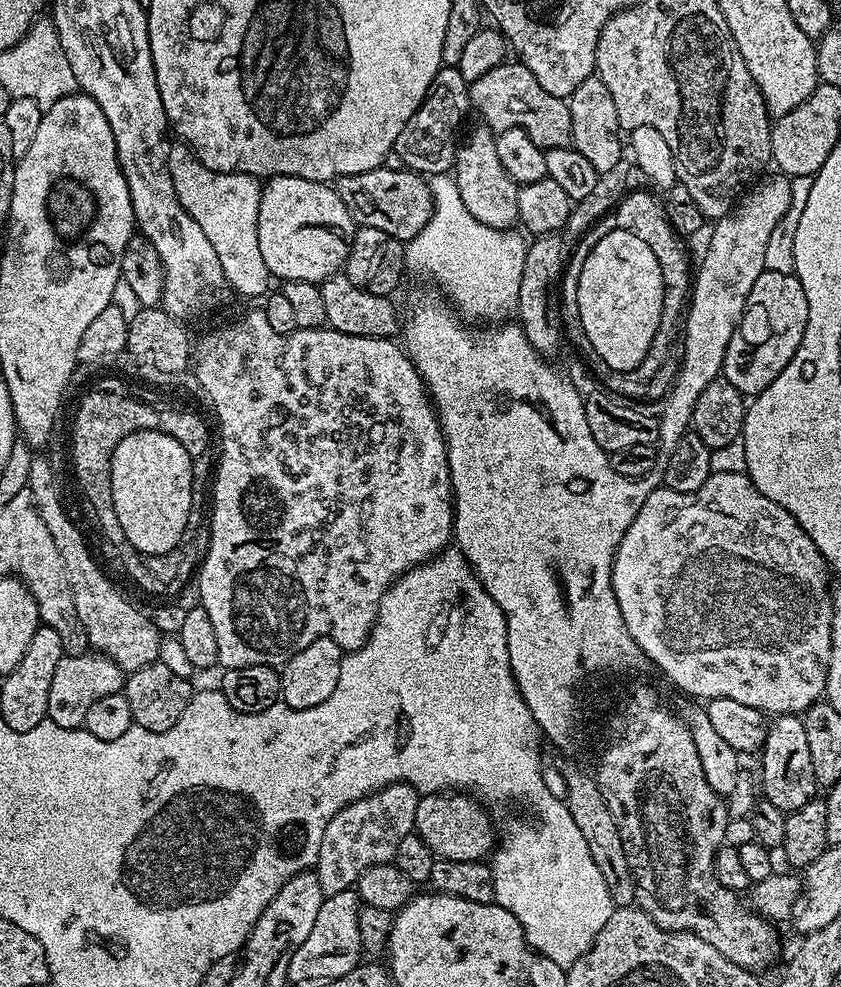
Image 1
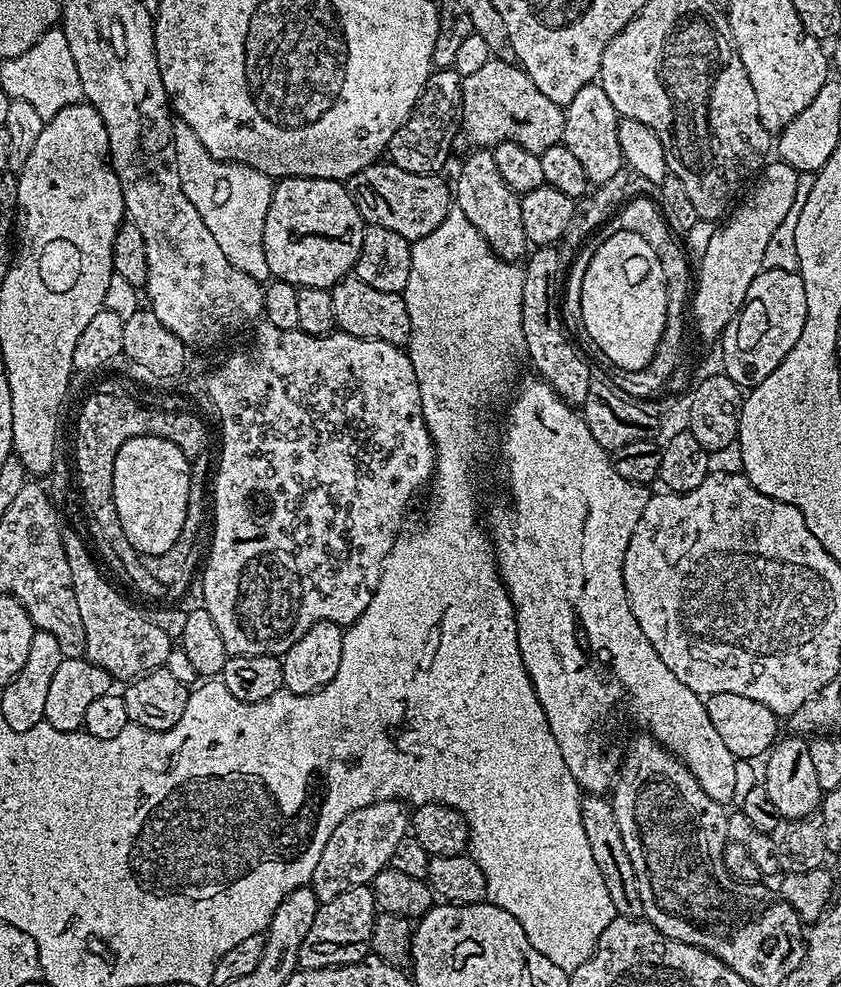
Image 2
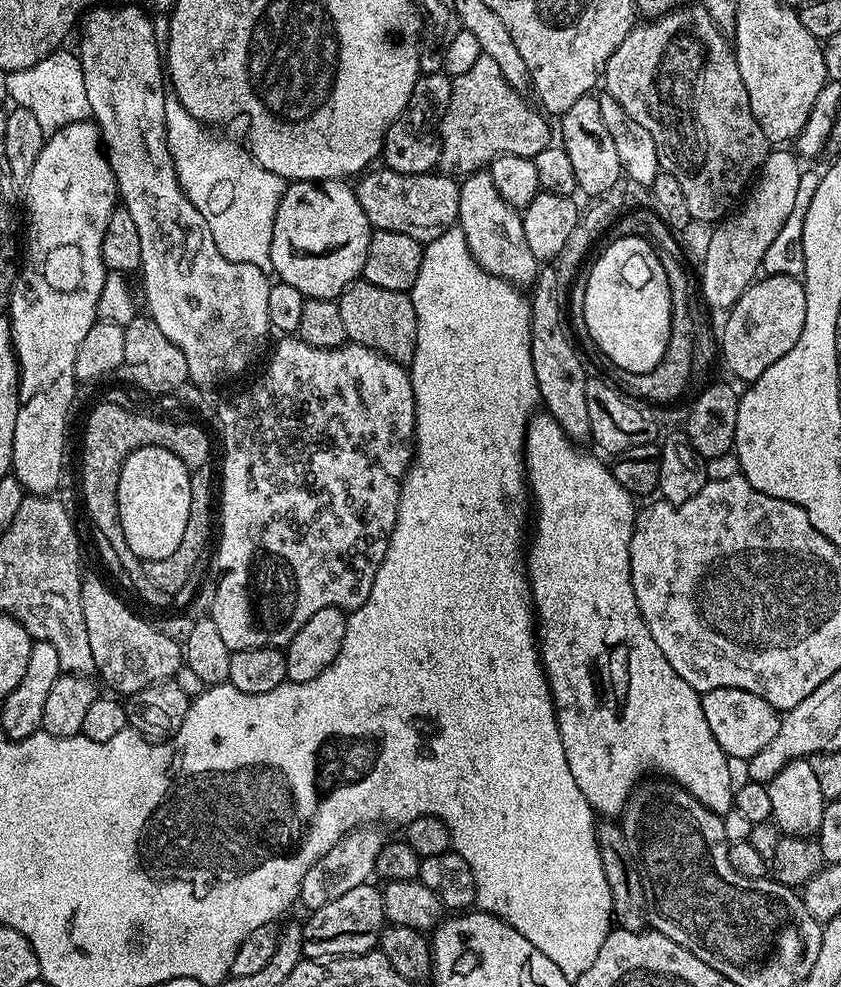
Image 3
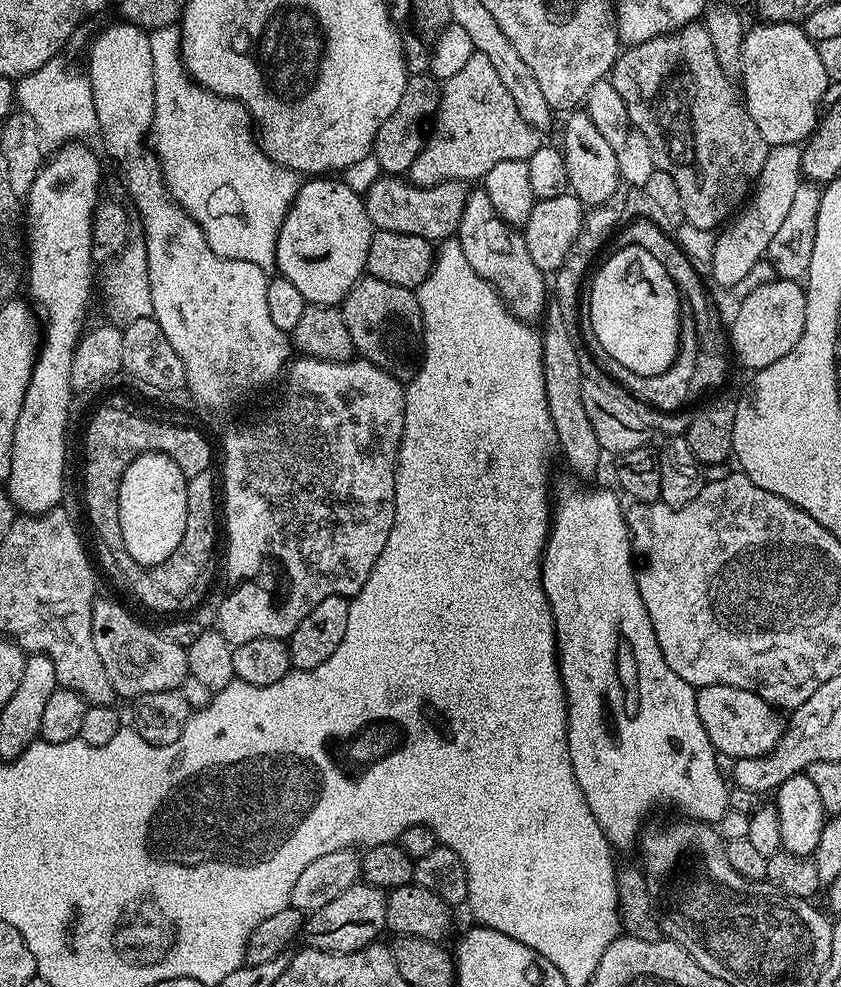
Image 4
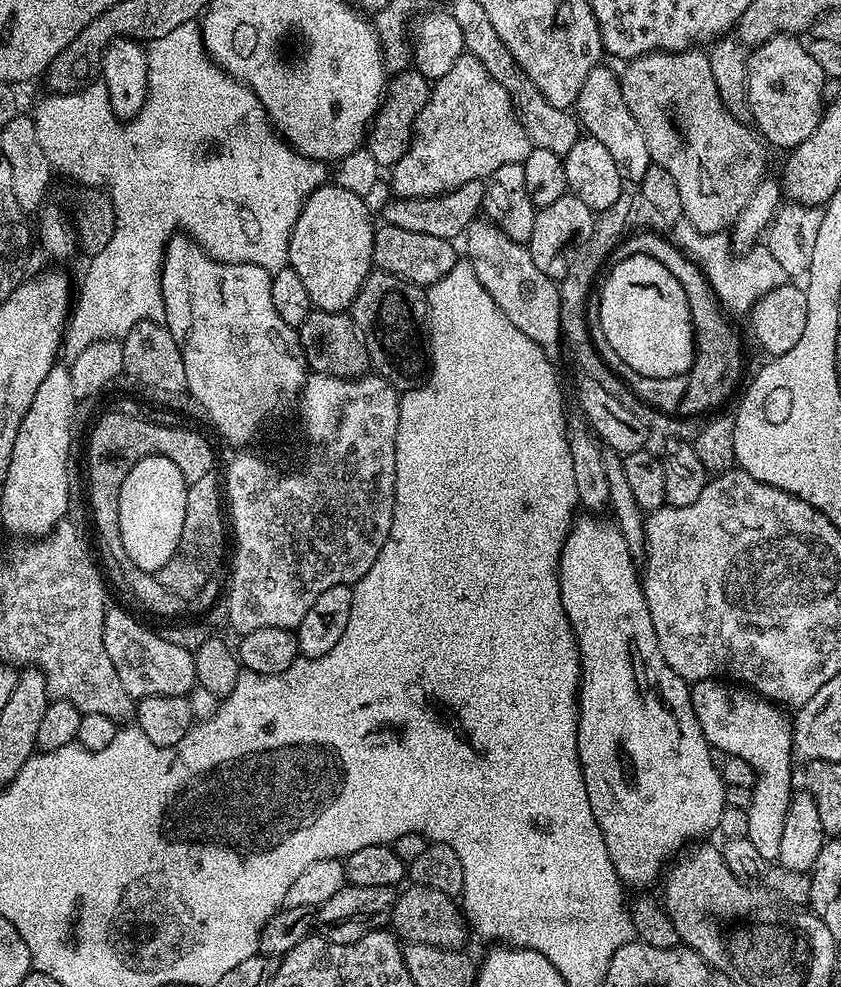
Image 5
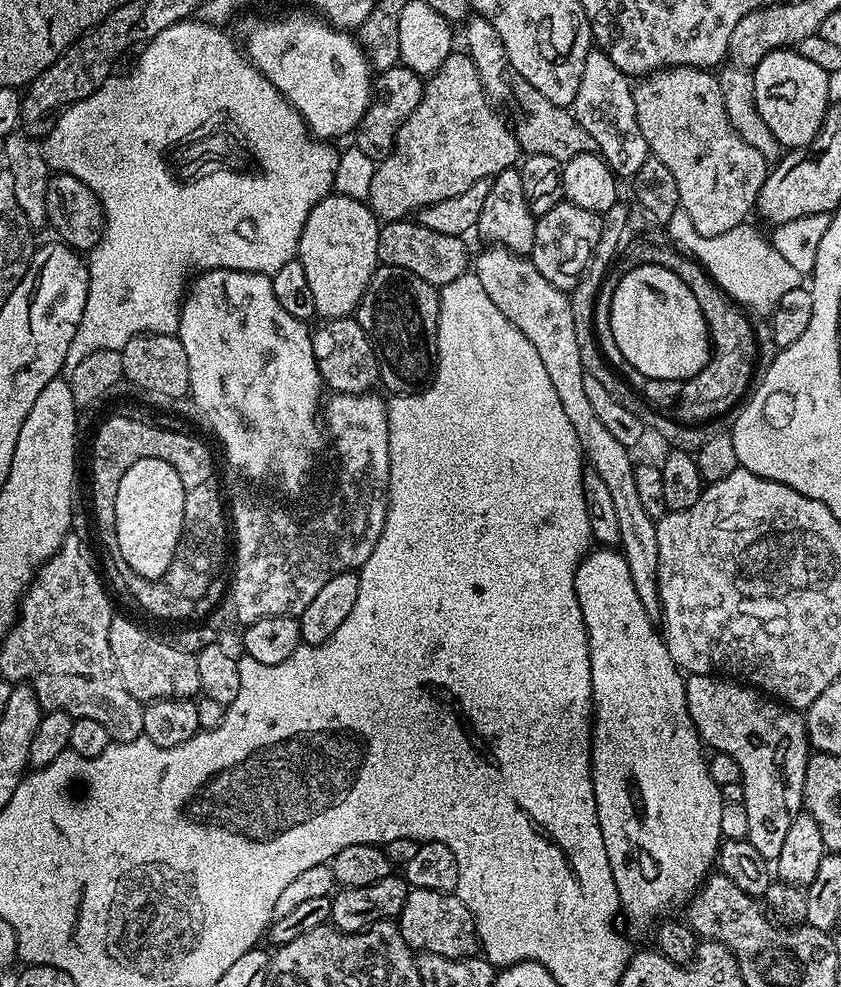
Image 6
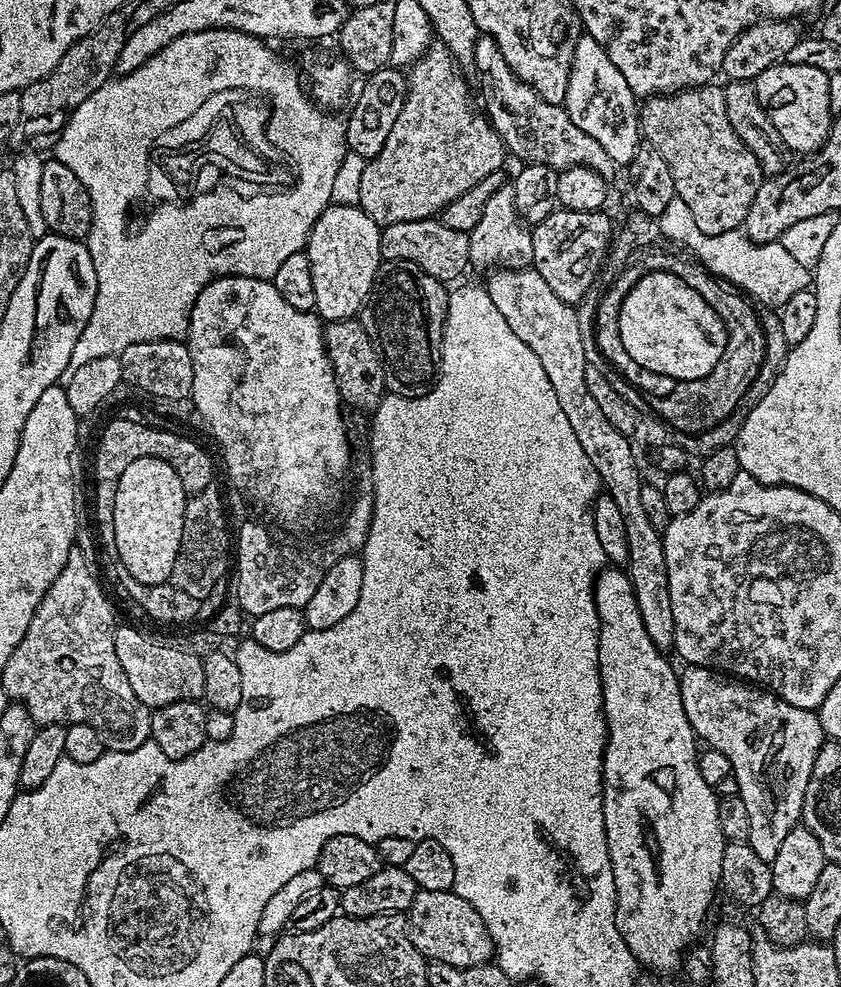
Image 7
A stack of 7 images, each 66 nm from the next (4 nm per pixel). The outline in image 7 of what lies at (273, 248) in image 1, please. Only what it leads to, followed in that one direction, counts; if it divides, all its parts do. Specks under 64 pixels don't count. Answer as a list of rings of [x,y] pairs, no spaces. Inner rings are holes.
[[[331,203],[318,218],[318,222],[314,222],[308,235],[306,251],[310,258],[310,278],[314,278],[314,302],[316,303],[314,311],[321,321],[351,320],[369,303],[372,289],[376,286],[376,271],[382,263],[380,230],[380,225],[373,222],[359,206]]]

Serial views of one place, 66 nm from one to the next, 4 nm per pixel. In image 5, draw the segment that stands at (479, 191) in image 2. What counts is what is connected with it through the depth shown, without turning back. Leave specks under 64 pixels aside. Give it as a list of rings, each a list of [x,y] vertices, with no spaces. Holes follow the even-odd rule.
[[[478,218],[468,227],[467,263],[472,266],[472,273],[482,282],[486,294],[494,298],[498,310],[541,348],[550,358],[556,358],[562,352],[560,334],[560,290],[557,281],[551,280],[538,266],[534,266],[534,258],[530,258],[525,245],[514,242],[491,220]]]

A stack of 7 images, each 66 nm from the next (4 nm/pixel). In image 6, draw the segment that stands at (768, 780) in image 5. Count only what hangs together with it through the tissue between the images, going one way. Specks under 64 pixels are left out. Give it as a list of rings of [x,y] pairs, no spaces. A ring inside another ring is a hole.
[[[720,674],[687,677],[684,689],[686,702],[690,710],[690,718],[696,727],[701,741],[712,750],[722,754],[730,754],[734,762],[738,762],[740,783],[745,788],[743,804],[746,806],[746,818],[750,825],[748,840],[770,862],[782,854],[782,842],[790,830],[790,822],[801,815],[804,808],[804,783],[806,782],[806,766],[810,755],[808,742],[808,725],[799,711],[793,710],[767,695],[761,694],[755,687]]]

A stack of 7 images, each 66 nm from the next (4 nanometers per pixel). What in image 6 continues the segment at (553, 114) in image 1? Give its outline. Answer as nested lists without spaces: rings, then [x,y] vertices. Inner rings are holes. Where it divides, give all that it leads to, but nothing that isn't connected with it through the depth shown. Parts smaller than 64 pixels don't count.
[[[451,51],[436,72],[427,77],[418,106],[398,130],[392,153],[377,163],[366,201],[377,221],[387,222],[411,217],[419,213],[421,208],[446,202],[446,198],[454,198],[454,194],[470,190],[474,182],[491,180],[502,170],[517,167],[522,156],[520,144],[512,133],[509,121],[505,117],[503,120],[495,110],[497,111],[493,101],[489,100],[484,92],[482,82],[478,78],[478,70],[468,57],[467,51]]]

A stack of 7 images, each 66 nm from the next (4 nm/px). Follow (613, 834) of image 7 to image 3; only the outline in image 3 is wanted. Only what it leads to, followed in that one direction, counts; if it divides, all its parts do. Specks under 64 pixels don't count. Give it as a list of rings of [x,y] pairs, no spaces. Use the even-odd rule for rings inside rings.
[[[536,414],[529,420],[528,432],[524,436],[524,466],[530,496],[534,501],[536,533],[533,536],[531,533],[530,543],[526,548],[526,575],[528,586],[532,589],[534,616],[538,621],[540,662],[544,666],[544,677],[548,679],[548,689],[552,691],[558,734],[562,734],[562,750],[566,750],[566,763],[570,765],[570,774],[574,774],[574,782],[578,782],[578,790],[582,790],[593,812],[604,818],[619,817],[632,796],[633,788],[649,774],[667,778],[672,783],[682,786],[690,795],[698,798],[702,806],[724,817],[733,807],[734,789],[730,782],[729,757],[722,750],[722,746],[718,746],[710,725],[706,723],[706,714],[702,714],[701,693],[695,692],[686,681],[678,678],[678,674],[674,674],[674,666],[670,666],[662,650],[658,650],[658,642],[654,642],[634,598],[634,586],[630,578],[630,538],[636,525],[637,501],[631,492],[621,488],[619,482],[613,480],[611,467],[607,463],[604,465],[599,460],[599,455],[591,456],[580,448],[583,447],[577,441],[571,440],[552,416]]]

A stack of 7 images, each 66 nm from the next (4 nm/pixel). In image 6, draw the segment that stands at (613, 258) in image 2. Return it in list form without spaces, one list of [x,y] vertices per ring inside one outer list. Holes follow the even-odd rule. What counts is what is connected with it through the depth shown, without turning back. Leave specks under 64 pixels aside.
[[[643,264],[627,272],[618,282],[606,328],[612,331],[612,344],[622,352],[628,368],[646,374],[646,378],[683,382],[701,372],[714,352],[713,341],[712,344],[708,341],[704,308],[702,301],[690,294],[690,286],[686,286],[674,270]]]

